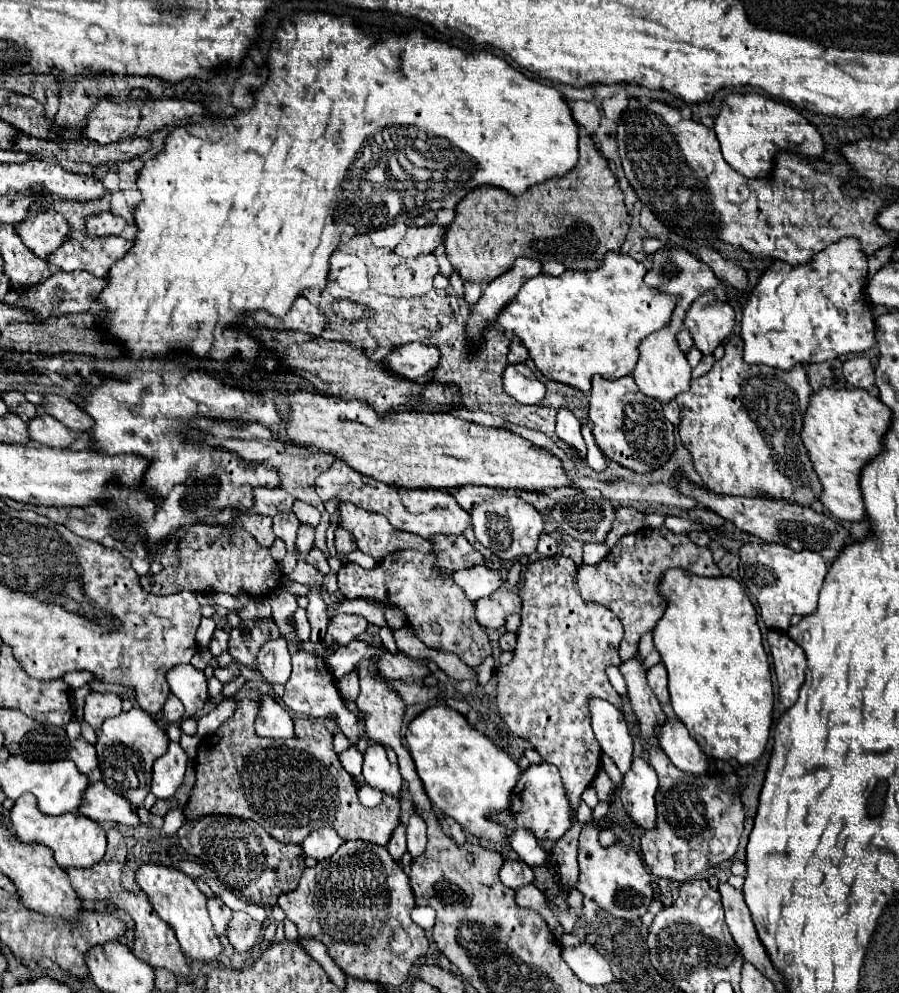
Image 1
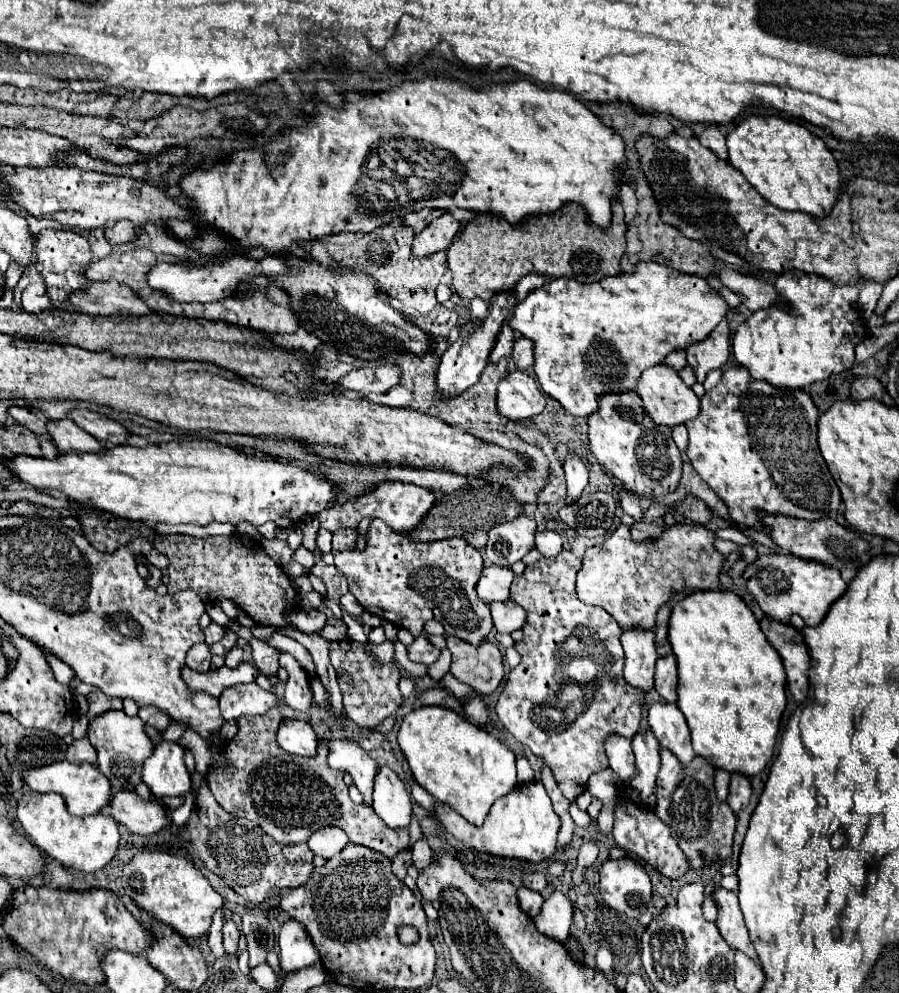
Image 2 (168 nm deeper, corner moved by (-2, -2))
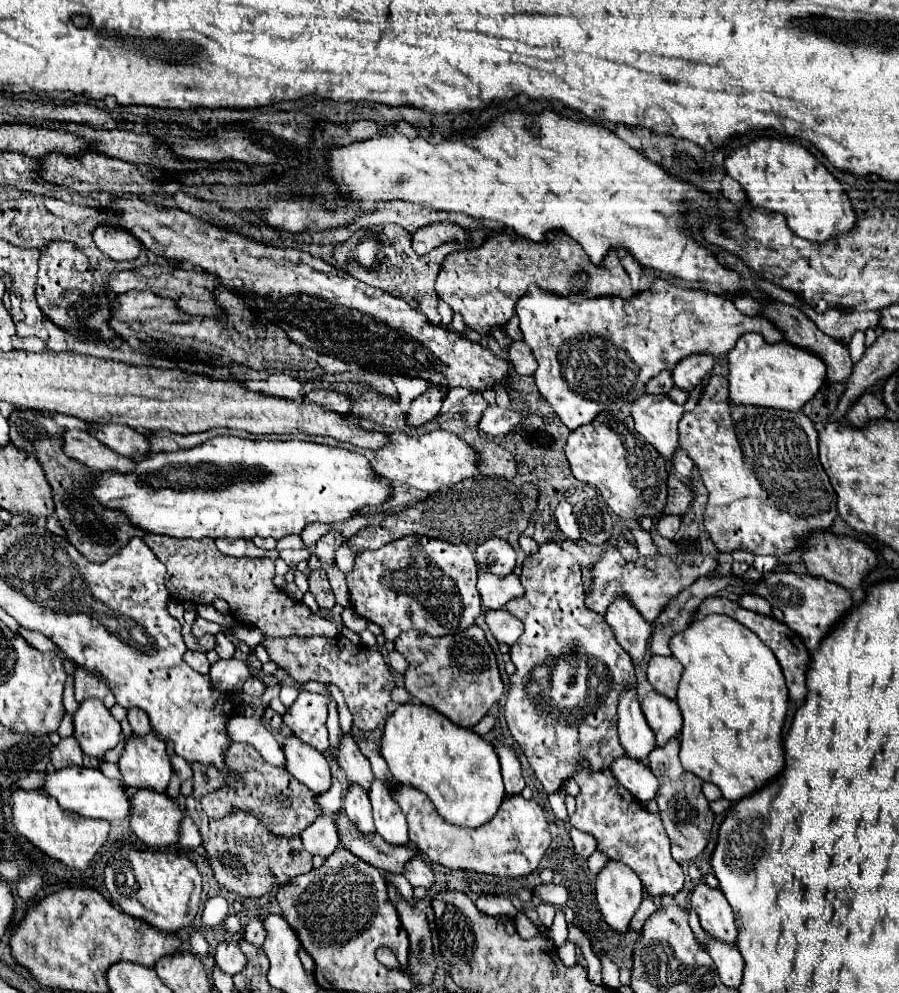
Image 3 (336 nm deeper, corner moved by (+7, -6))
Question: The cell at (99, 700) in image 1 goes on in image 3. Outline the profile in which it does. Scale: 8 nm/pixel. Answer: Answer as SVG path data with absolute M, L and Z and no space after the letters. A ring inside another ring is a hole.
M78 667L74 673L74 695L78 703L82 703L84 699L100 699L104 703L114 703L112 691L100 679L96 679L94 675L88 675L84 669L78 669Z

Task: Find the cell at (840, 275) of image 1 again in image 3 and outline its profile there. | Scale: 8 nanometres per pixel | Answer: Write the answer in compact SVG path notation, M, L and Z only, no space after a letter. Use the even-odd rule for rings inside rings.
M742 335L728 353L728 369L732 403L798 411L824 383L826 363L812 351L804 351L788 341L768 343L762 335Z

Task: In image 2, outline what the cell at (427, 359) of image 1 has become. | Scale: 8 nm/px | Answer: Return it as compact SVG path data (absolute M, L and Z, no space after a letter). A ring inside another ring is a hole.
M381 365L375 369L373 367L353 369L337 381L337 387L355 391L367 397L369 393L387 393L397 383L399 383L397 365Z

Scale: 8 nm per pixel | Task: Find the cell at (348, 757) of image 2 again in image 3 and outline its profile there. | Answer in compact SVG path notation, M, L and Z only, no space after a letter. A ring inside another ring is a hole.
M346 787L346 795L344 795L344 811L348 815L348 819L364 833L372 833L374 831L374 823L372 823L372 811L370 811L370 799L366 791L360 791L360 787Z

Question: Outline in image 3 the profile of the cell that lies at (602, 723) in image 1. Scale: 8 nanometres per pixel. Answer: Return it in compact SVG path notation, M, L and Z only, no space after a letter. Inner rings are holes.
M620 757L620 759L616 759L616 763L612 763L610 771L612 771L614 779L622 787L626 787L636 799L640 799L640 801L654 799L654 795L658 791L658 781L652 775L648 765Z

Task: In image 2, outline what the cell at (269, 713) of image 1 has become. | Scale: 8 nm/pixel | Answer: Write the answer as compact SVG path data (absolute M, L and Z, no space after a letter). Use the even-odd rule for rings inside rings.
M285 719L277 731L277 741L291 755L299 755L299 757L317 755L319 739L317 739L313 727L305 721Z

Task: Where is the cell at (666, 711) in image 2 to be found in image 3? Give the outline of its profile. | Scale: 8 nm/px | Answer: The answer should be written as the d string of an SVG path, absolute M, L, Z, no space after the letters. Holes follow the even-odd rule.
M650 691L642 701L642 713L656 735L656 745L662 747L670 739L680 737L682 715L672 699L666 699L664 695Z

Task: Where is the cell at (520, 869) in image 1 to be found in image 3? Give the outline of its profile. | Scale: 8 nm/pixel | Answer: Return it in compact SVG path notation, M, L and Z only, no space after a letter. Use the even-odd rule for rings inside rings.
M538 885L532 889L532 895L538 897L540 901L546 901L546 903L552 903L554 907L564 907L566 905L566 899L568 899L568 893L566 893L566 887L562 885Z

